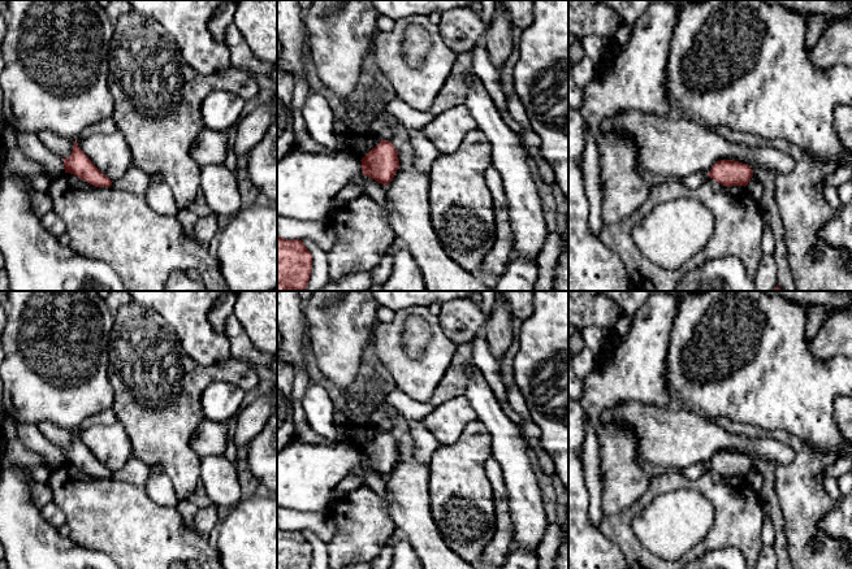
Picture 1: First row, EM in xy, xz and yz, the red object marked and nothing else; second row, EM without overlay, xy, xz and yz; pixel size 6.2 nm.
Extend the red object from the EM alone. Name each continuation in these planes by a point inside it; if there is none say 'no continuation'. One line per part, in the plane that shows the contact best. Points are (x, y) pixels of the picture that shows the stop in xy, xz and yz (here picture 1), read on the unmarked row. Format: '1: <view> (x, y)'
no continuation

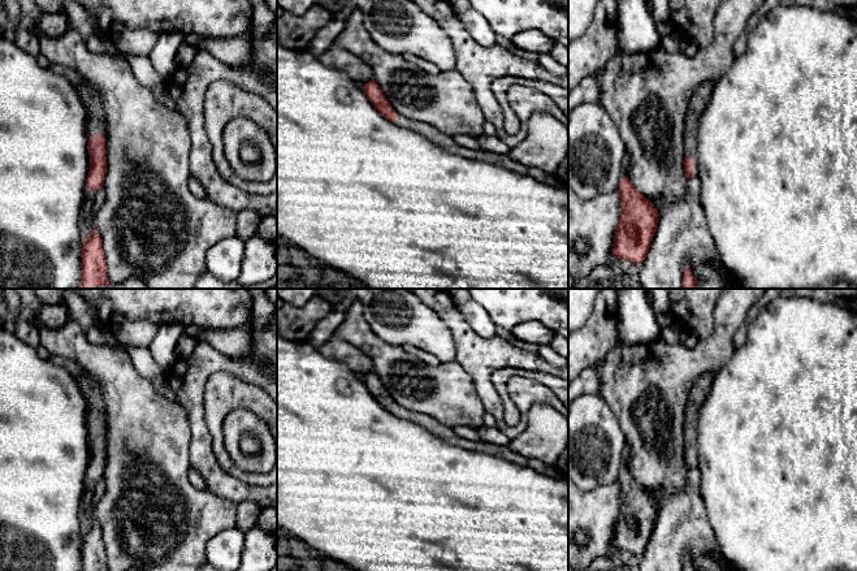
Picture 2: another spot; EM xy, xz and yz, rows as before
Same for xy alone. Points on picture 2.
1: xy (91, 392)

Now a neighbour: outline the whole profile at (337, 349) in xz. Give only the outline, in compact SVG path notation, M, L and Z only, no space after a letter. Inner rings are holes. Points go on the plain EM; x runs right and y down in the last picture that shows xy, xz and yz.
M333 336L317 350L326 358L342 362L356 375L367 375L372 372L372 360L358 347L350 345L347 341L343 341L337 336Z

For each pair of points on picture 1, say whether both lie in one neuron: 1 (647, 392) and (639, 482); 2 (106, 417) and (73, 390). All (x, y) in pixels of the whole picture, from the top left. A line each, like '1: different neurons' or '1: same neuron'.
1: same neuron
2: different neurons

